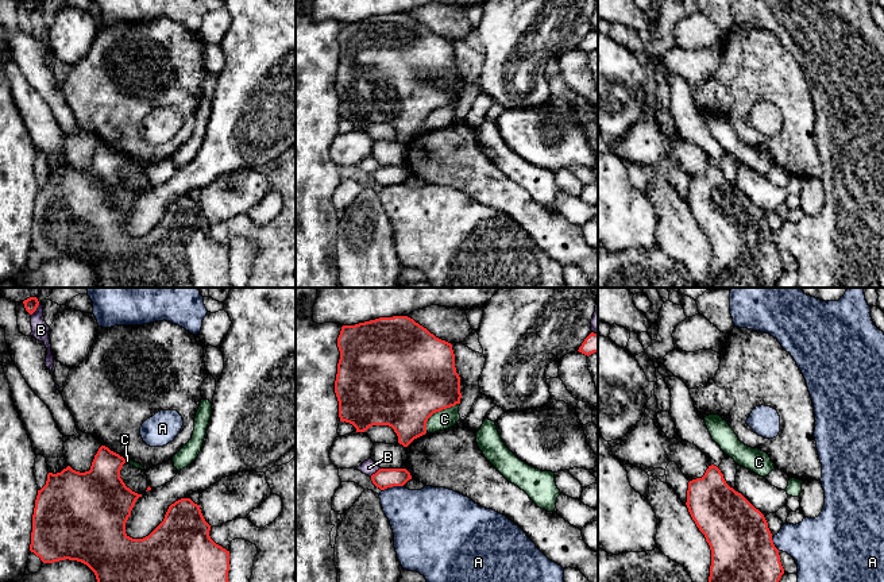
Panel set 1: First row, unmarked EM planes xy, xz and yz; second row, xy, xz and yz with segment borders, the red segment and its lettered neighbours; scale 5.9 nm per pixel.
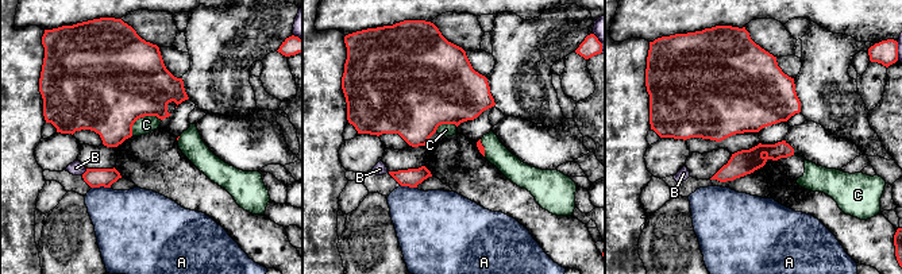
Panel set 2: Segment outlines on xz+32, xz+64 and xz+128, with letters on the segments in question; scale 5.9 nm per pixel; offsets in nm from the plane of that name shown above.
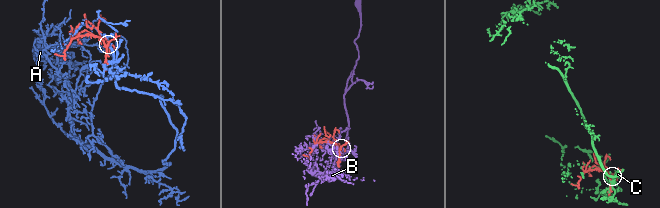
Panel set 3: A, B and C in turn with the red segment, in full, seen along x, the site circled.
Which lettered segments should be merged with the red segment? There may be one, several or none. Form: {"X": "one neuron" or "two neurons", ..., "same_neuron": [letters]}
{"A": "two neurons", "B": "two neurons", "C": "two neurons", "same_neuron": []}

